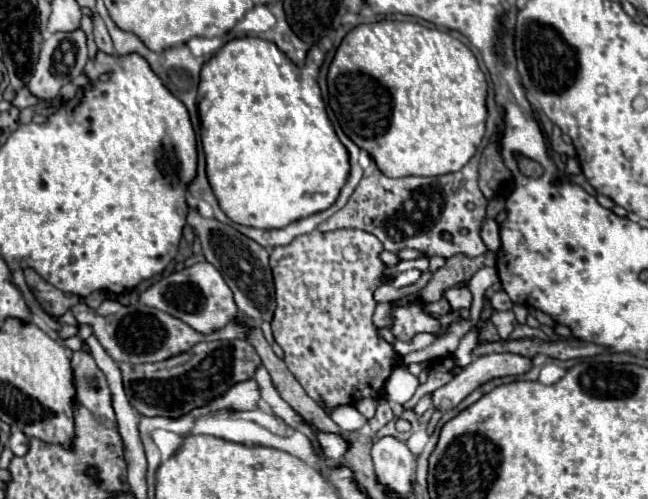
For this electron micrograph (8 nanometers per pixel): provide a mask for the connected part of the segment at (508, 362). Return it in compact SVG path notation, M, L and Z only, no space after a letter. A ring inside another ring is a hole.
M492 353L492 355L476 357L450 383L446 383L444 387L432 393L432 405L442 413L450 411L486 381L506 375L524 375L530 367L532 363L528 357L514 353Z

